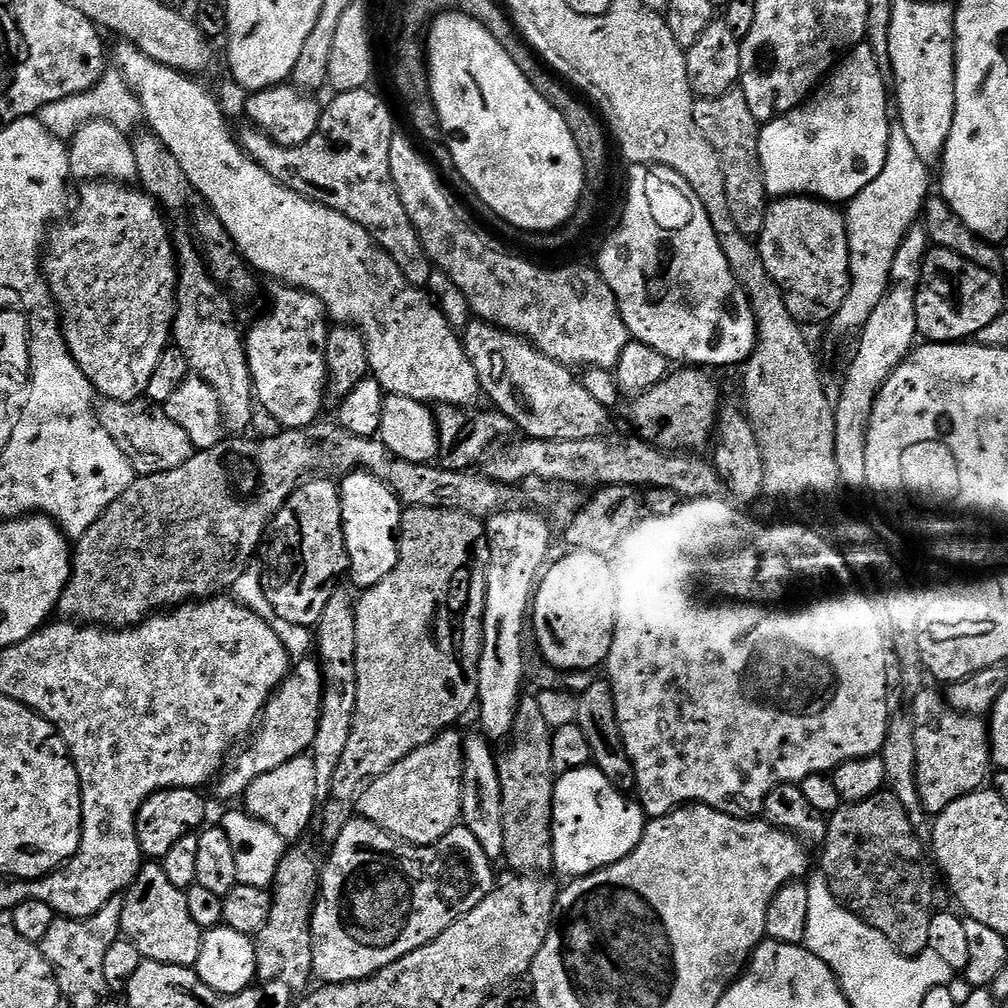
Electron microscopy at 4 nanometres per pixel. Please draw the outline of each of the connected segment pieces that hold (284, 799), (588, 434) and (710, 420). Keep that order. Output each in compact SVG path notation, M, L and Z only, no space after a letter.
M305 754L278 766L278 770L270 770L270 774L262 774L262 778L254 778L243 794L242 808L256 820L266 822L270 830L278 830L285 842L296 842L317 819L317 794L318 770L311 755Z
M473 319L463 329L462 343L464 352L472 360L474 370L478 374L481 393L493 400L495 411L506 414L516 423L517 429L525 437L533 440L595 440L603 437L608 428L609 409L578 379L577 373L565 364L554 362L554 358L546 358L530 341L522 336L515 336L501 328L495 328L484 320Z
M684 366L676 371L631 401L632 424L643 439L658 442L661 448L700 450L708 440L708 431L711 433L717 427L718 405L722 396L716 393L711 371L700 366Z

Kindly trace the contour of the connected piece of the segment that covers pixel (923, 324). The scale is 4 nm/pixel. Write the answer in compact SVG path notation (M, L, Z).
M933 247L920 271L920 289L916 299L917 333L933 344L950 344L975 338L978 330L990 326L990 322L994 322L994 318L998 318L998 314L1006 310L1004 284L998 277L996 272L986 270L950 250Z

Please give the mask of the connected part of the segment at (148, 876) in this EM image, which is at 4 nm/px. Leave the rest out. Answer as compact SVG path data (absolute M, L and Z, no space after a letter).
M148 862L143 865L139 874L123 893L122 918L120 919L120 930L123 939L134 942L138 946L141 957L163 964L173 964L174 966L193 967L198 962L200 953L200 941L202 939L202 929L190 916L185 889L173 886L170 878L166 878L166 870L163 863Z

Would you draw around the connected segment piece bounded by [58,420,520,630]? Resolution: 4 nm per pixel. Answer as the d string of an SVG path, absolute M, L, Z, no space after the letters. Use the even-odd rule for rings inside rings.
M319 420L309 427L290 428L277 431L264 440L248 440L240 436L232 444L238 455L253 460L262 476L262 493L253 500L239 500L232 493L232 480L224 465L224 448L217 446L193 451L192 457L178 470L166 470L153 476L140 476L132 481L126 494L105 510L74 544L72 573L66 590L58 605L58 612L65 621L83 622L88 626L106 628L134 628L145 618L161 610L178 608L189 602L211 600L213 596L223 596L242 578L242 574L253 563L252 555L261 551L266 540L268 526L273 517L284 508L290 494L309 477L309 474L325 474L342 478L358 469L369 471L384 483L399 498L403 507L445 508L458 510L484 522L498 512L517 507L520 496L512 488L479 476L479 471L455 472L437 466L435 463L418 464L404 460L381 439L364 437L350 433L338 422Z

